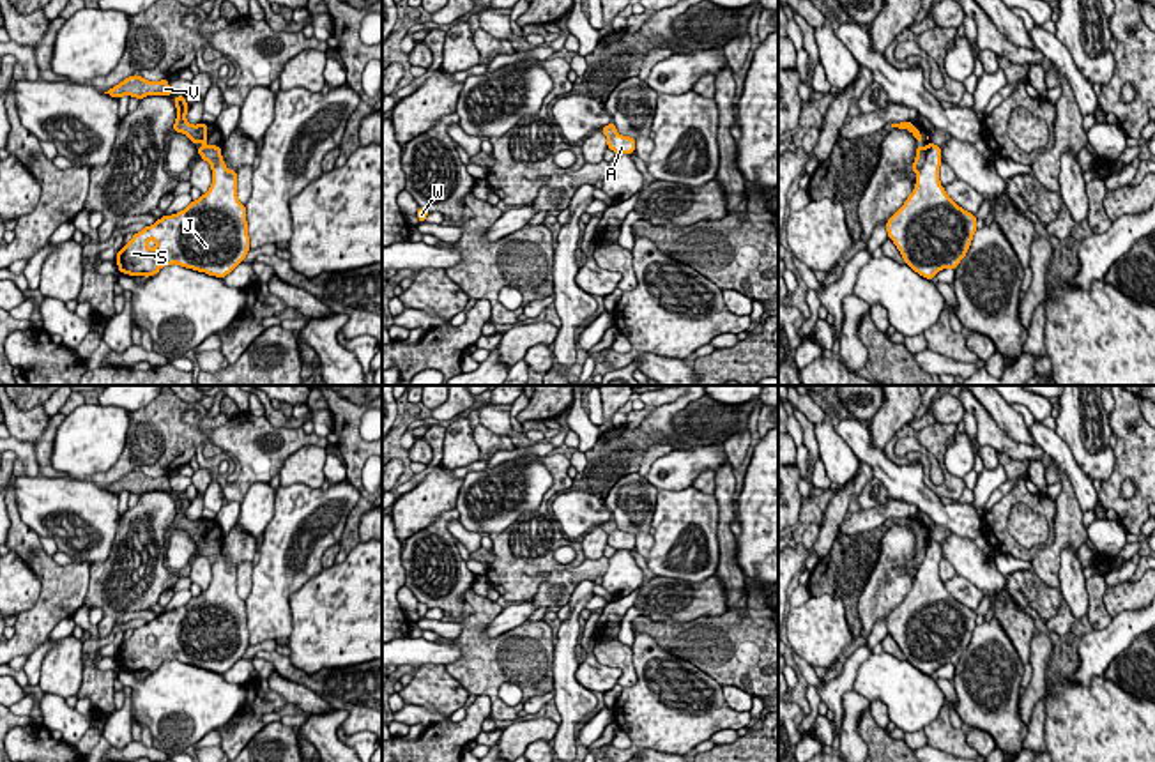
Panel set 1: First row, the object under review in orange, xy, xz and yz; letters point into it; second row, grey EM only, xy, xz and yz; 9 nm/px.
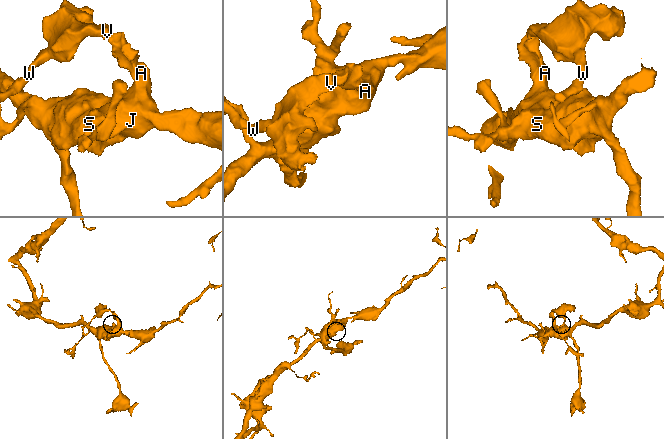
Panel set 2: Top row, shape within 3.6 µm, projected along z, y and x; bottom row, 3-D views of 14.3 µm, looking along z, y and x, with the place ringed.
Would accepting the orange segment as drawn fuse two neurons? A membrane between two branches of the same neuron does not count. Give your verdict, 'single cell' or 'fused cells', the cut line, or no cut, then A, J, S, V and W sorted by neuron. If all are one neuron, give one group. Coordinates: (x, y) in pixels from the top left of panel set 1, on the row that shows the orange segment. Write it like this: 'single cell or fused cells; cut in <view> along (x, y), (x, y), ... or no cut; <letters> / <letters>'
fused cells; cut in yz along (927, 147), (925, 160), (917, 172); A J S W / V

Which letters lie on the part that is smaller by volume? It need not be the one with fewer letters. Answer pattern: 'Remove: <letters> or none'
Remove: V

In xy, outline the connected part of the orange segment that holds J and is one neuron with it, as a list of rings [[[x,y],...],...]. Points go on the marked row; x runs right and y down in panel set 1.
[[[223,157],[212,166],[210,189],[184,210],[163,216],[134,233],[117,253],[119,274],[156,276],[161,267],[177,263],[186,269],[225,278],[249,251],[246,207],[237,198],[237,171],[228,170]]]

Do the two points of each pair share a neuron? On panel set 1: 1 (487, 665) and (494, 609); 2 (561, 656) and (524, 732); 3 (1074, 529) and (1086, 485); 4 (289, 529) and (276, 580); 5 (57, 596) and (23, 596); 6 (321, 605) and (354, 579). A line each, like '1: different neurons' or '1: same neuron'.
1: same neuron
2: different neurons
3: different neurons
4: same neuron
5: different neurons
6: same neuron

